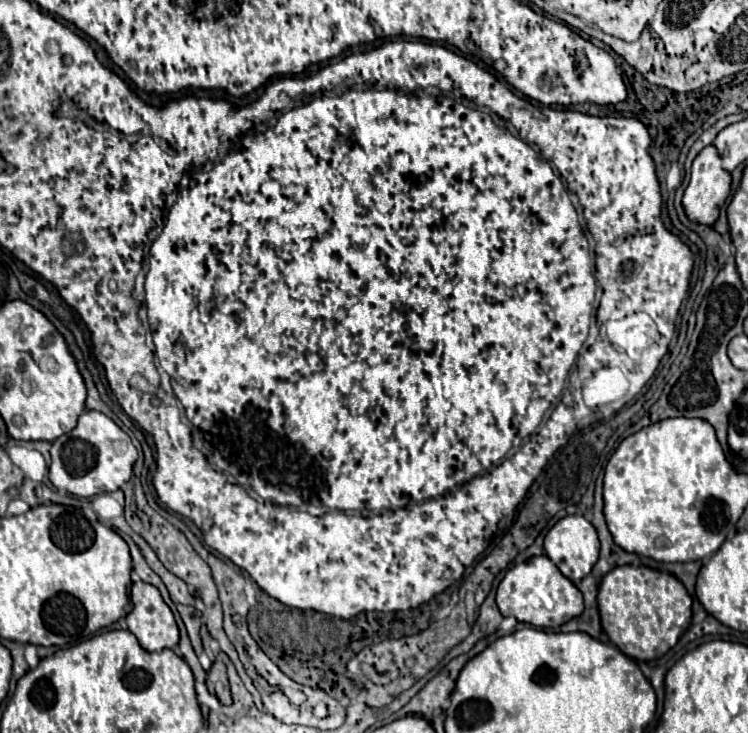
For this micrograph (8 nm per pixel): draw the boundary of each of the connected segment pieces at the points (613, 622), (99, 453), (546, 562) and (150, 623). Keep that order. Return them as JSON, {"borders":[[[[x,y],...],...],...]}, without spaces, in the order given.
{"borders":[[[[616,567],[598,589],[600,621],[610,641],[634,661],[652,661],[670,651],[692,619],[692,599],[684,585],[670,573],[650,567]]],[[[84,411],[78,417],[78,425],[68,433],[58,437],[50,449],[50,481],[58,491],[66,491],[76,497],[94,497],[98,493],[108,493],[120,489],[132,477],[132,467],[138,459],[138,451],[132,439],[104,413]]],[[[546,555],[532,557],[512,567],[498,585],[496,603],[504,617],[516,617],[518,621],[536,627],[558,627],[584,611],[582,593],[558,571],[558,567]]],[[[134,581],[132,603],[134,609],[126,615],[126,623],[140,641],[142,649],[150,653],[176,649],[180,641],[178,625],[160,591],[154,585],[146,585],[144,581]]]]}

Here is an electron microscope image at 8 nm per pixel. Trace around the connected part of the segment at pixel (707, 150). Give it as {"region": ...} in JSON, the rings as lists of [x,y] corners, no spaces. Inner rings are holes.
{"region":[[[704,147],[692,163],[690,183],[682,197],[688,219],[712,227],[720,215],[720,207],[730,195],[730,183],[732,177],[720,167],[716,147]]]}

